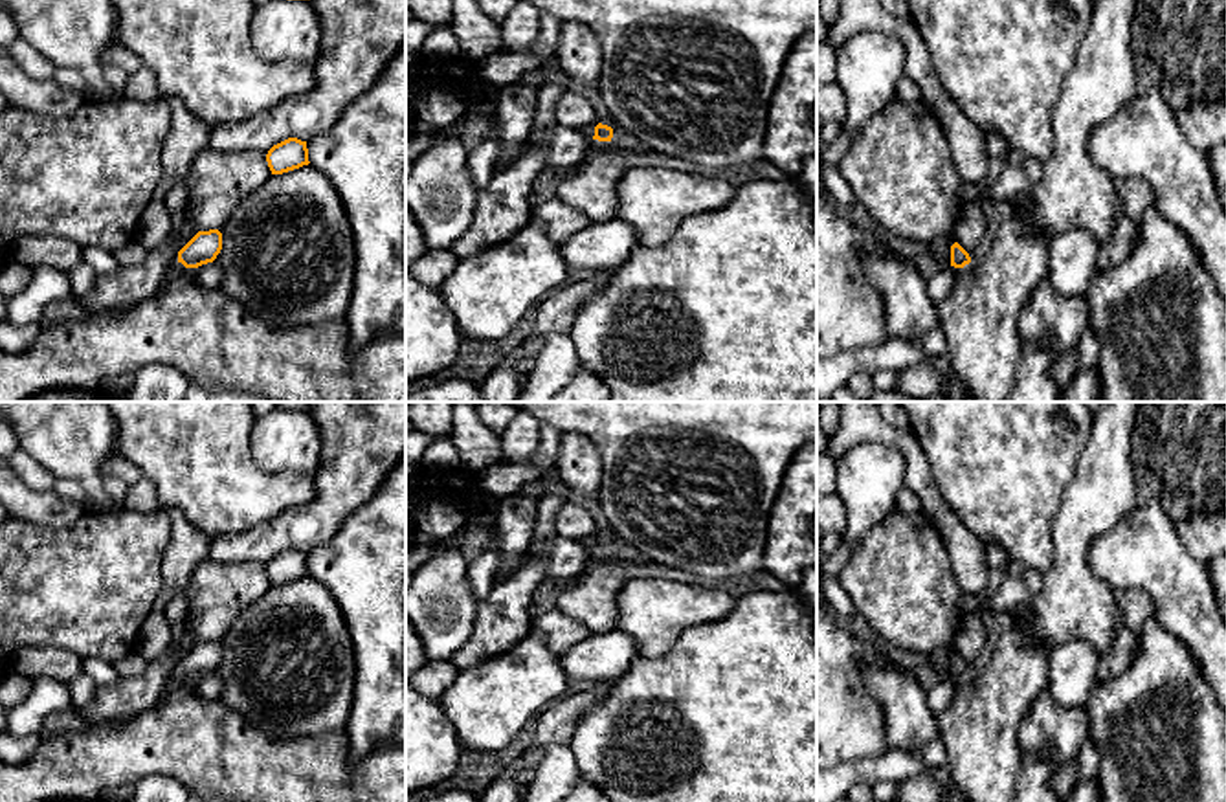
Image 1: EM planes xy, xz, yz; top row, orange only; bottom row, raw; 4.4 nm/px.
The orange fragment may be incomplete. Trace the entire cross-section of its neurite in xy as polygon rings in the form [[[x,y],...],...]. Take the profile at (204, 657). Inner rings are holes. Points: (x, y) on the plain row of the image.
[[[218,640],[198,642],[180,663],[178,672],[171,677],[163,697],[165,699],[174,688],[184,685],[187,679],[198,679],[213,674],[222,661],[222,644]]]

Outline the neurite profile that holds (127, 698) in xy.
[[[185,628],[182,640],[167,648],[158,659],[149,661],[141,675],[117,677],[110,686],[97,686],[90,705],[77,707],[86,721],[130,719],[152,710],[163,697],[163,692],[178,663],[196,646],[193,633]]]

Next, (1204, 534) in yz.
[[[1226,510],[1189,514],[1176,525],[1176,530],[1187,552],[1202,563],[1226,554]]]

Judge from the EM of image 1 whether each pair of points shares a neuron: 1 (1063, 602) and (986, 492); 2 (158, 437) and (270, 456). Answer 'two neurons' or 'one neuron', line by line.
1: two neurons
2: two neurons

